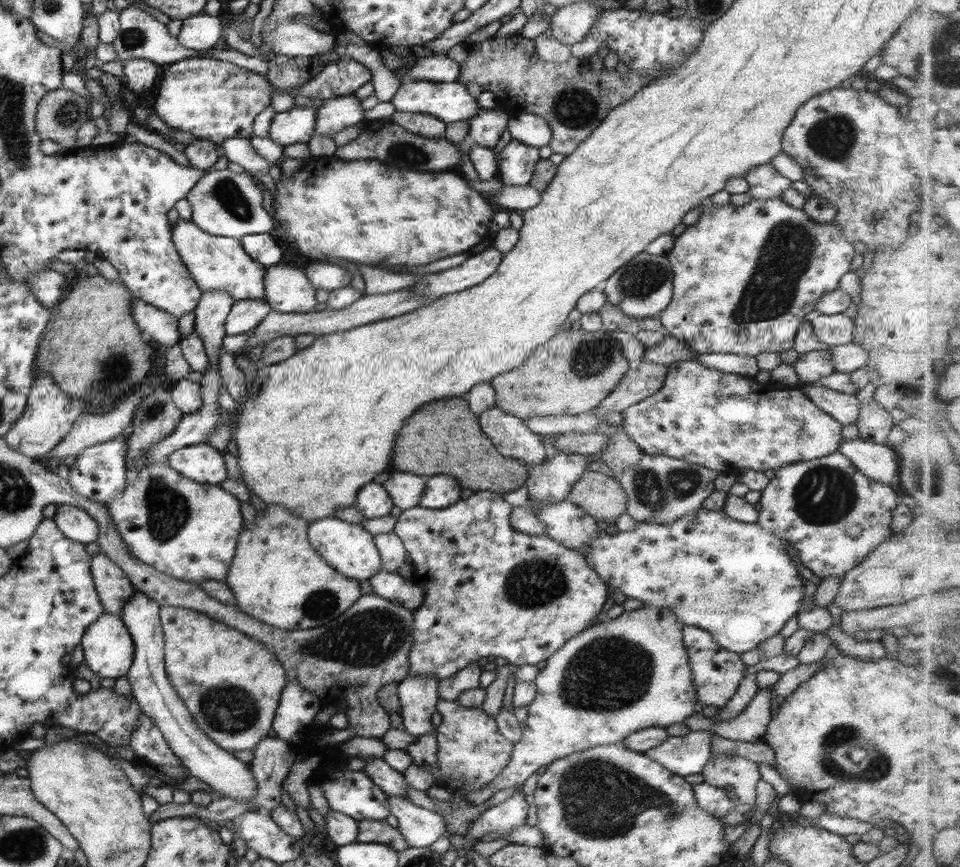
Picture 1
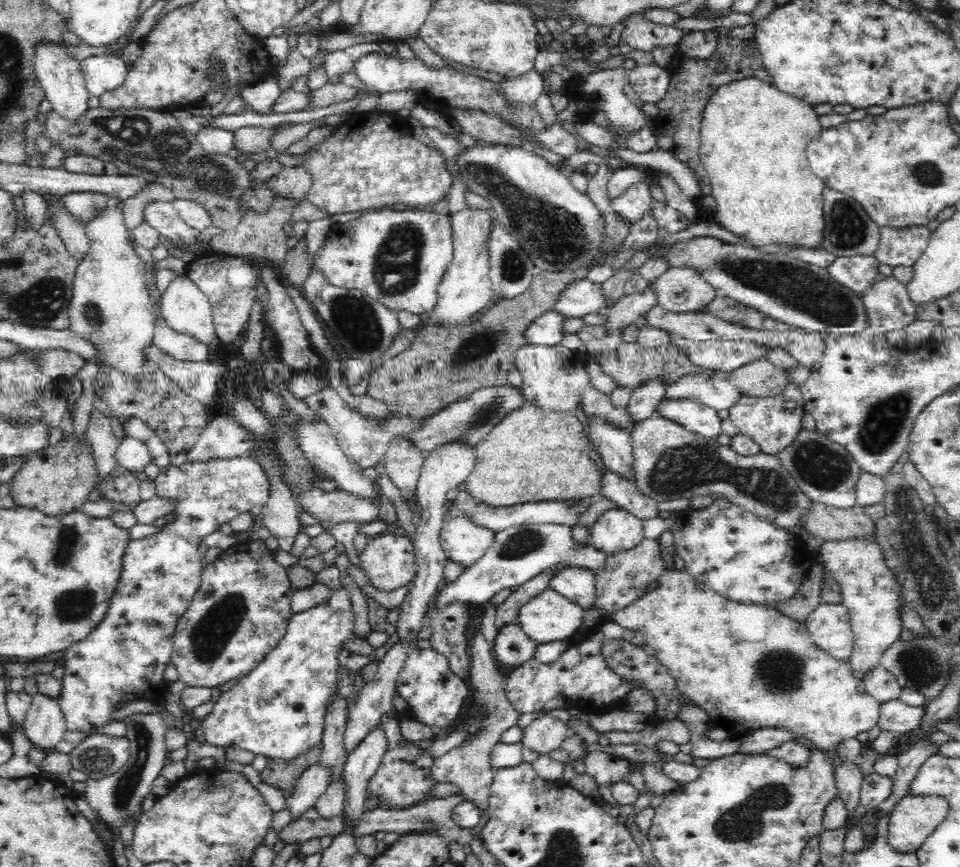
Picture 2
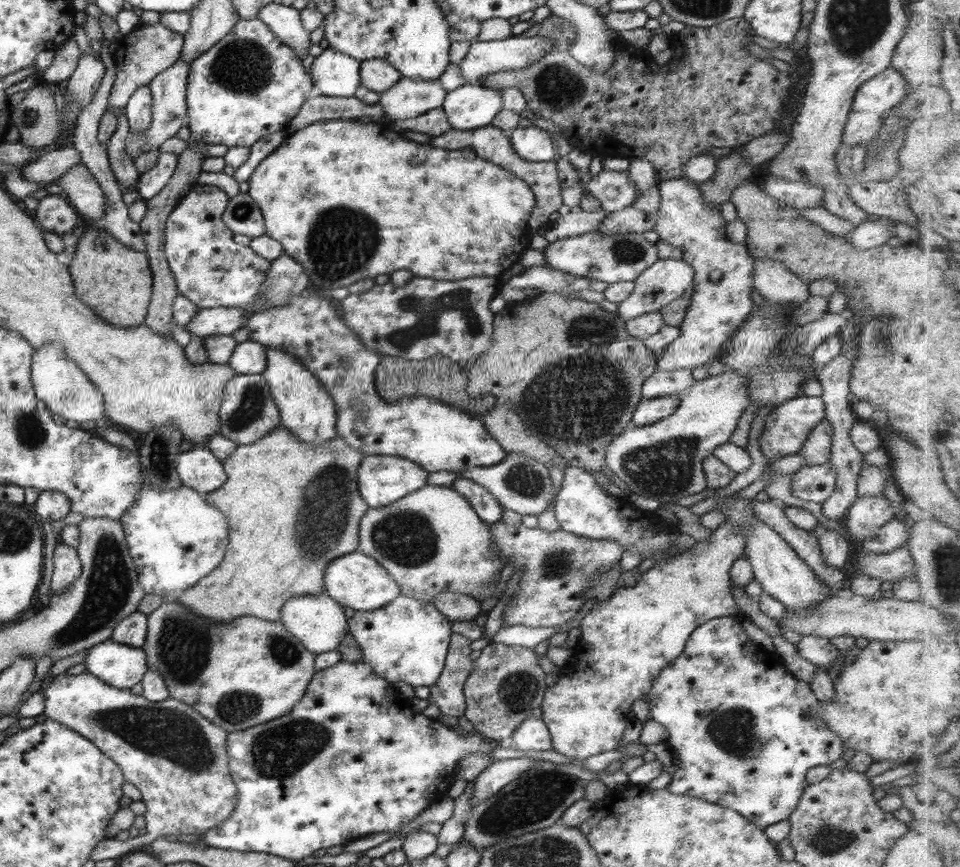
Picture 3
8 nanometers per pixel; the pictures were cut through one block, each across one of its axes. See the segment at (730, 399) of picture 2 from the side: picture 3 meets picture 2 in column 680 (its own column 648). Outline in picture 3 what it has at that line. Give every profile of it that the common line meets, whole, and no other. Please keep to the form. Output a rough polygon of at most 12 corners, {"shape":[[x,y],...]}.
{"shape":[[689,369],[656,370],[641,398],[680,397],[692,385]]}

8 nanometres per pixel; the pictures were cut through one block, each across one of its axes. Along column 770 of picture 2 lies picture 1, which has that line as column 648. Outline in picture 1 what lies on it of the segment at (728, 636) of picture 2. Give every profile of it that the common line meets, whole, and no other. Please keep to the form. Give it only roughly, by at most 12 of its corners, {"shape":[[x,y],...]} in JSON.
{"shape":[[668,608],[567,640],[532,682],[509,765],[539,766],[694,714]]}

